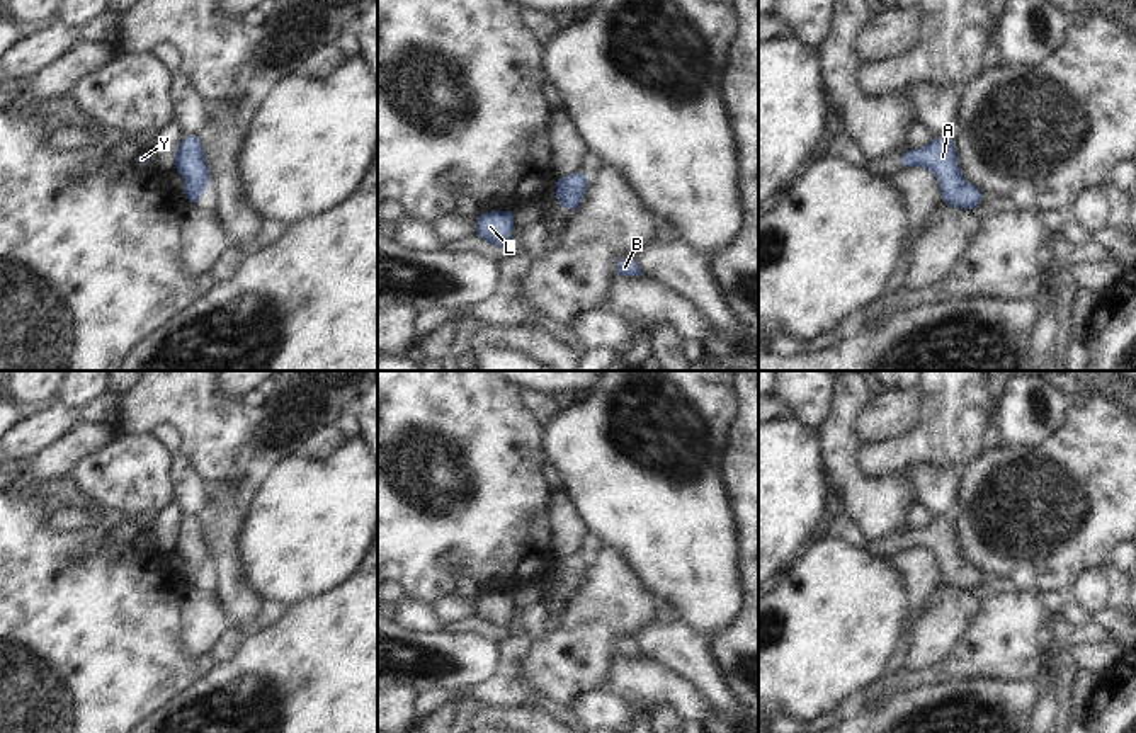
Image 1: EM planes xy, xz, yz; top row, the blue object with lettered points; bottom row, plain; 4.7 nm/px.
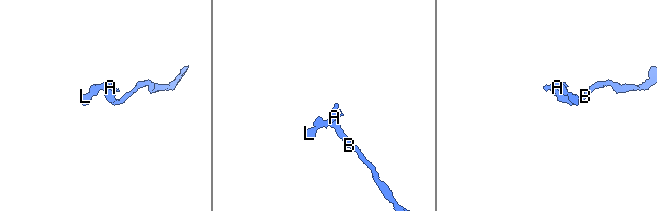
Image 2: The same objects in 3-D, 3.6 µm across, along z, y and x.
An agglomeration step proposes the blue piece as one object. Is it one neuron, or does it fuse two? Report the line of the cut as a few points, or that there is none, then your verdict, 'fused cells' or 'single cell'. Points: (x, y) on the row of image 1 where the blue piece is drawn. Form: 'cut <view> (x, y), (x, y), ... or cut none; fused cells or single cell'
cut none; single cell

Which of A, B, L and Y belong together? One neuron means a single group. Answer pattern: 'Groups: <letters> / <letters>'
Groups: A B L Y

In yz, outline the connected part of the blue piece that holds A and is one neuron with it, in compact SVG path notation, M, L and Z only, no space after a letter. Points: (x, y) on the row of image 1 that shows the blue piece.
M949 133L927 146L906 150L898 156L898 165L929 168L940 184L942 204L973 211L985 202L985 194L961 175L954 138Z

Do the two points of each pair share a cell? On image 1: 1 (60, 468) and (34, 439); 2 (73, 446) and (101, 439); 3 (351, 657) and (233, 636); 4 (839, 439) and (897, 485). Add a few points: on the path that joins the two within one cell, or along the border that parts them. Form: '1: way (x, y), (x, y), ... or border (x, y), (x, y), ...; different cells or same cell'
1: border (75, 426), (31, 458); different cells
2: way (80, 443), (94, 439); same cell
3: border (247, 636), (232, 657), (215, 665); different cells
4: way (844, 458), (844, 463), (866, 485), (878, 485); same cell

